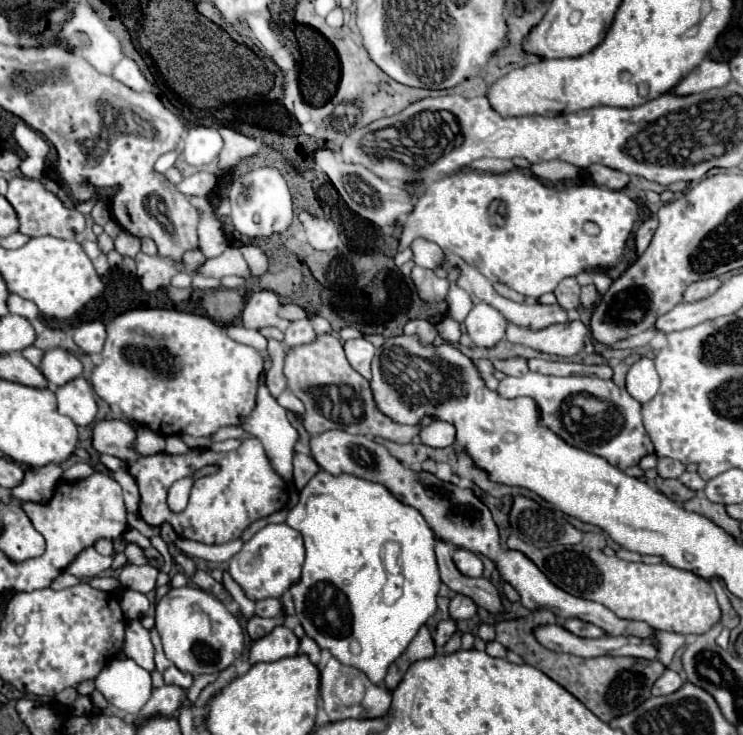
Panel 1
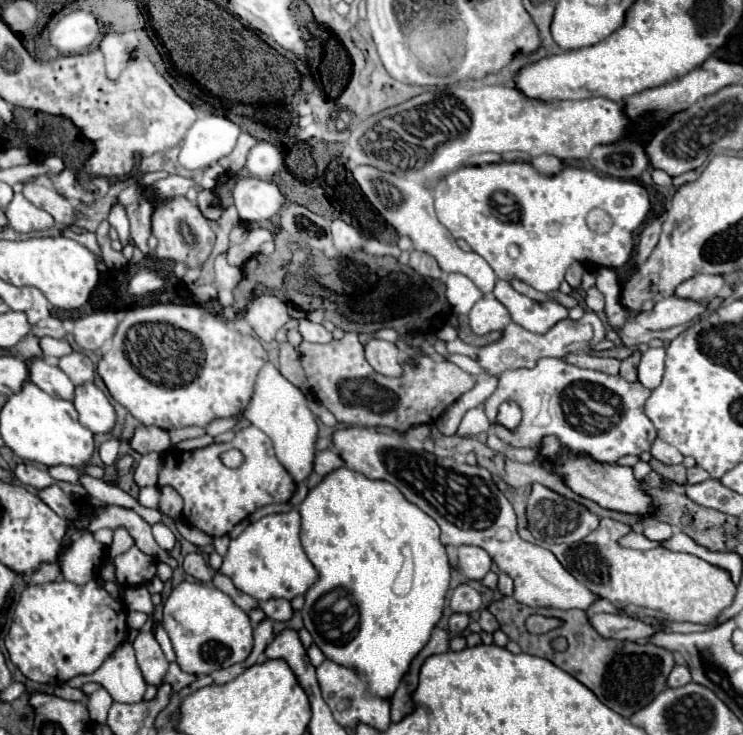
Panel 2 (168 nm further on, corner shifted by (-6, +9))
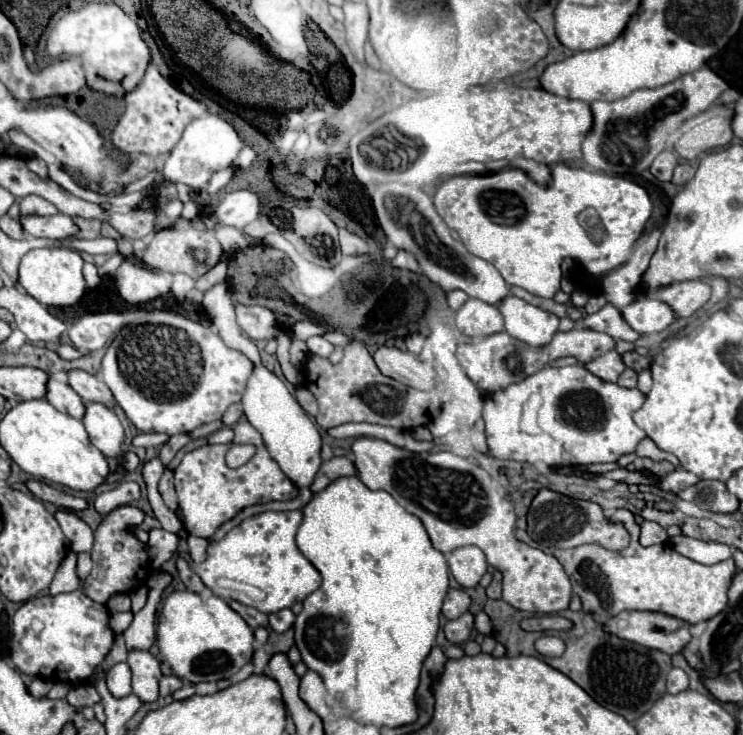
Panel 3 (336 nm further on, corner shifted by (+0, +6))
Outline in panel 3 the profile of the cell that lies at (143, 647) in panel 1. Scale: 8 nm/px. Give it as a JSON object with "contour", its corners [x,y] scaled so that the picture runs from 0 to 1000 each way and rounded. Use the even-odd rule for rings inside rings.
{"contour":[[[174,886],[171,905],[176,907],[179,946],[192,956],[206,956],[214,948],[214,924],[217,907],[203,886]]]}

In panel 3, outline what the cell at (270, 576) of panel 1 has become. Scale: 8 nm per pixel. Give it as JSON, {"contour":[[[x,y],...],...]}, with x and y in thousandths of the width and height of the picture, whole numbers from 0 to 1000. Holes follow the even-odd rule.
{"contour":[[[357,695],[341,703],[332,703],[324,714],[314,717],[297,736],[287,736],[279,747],[279,761],[273,766],[260,769],[260,777],[271,785],[276,799],[287,804],[287,810],[303,818],[322,818],[327,823],[338,823],[351,834],[367,834],[392,826],[397,818],[408,818],[432,796],[432,780],[410,761],[397,739],[397,725],[408,709],[405,695]]]}

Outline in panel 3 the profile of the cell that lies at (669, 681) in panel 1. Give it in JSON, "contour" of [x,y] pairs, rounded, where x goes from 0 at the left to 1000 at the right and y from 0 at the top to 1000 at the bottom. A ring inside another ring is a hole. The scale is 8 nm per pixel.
{"contour":[[[906,907],[898,921],[898,943],[917,943],[927,935],[927,921],[919,910]]]}

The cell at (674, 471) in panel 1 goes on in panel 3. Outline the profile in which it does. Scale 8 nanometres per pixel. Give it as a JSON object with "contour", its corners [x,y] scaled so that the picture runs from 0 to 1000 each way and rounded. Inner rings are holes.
{"contour":[[[873,595],[863,597],[863,603],[860,603],[857,611],[855,611],[855,619],[857,619],[857,622],[873,622],[873,624],[882,624],[882,627],[895,624],[895,627],[903,627],[908,635],[914,635],[914,624],[911,624],[908,619],[898,616],[898,614],[890,614]]]}

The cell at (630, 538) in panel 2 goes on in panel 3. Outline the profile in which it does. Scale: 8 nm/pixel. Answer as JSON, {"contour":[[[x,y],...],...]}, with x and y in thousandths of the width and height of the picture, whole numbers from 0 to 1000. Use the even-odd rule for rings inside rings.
{"contour":[[[865,709],[863,714],[863,741],[884,741],[884,739],[895,739],[900,731],[895,725],[895,720],[887,712],[879,709]]]}

